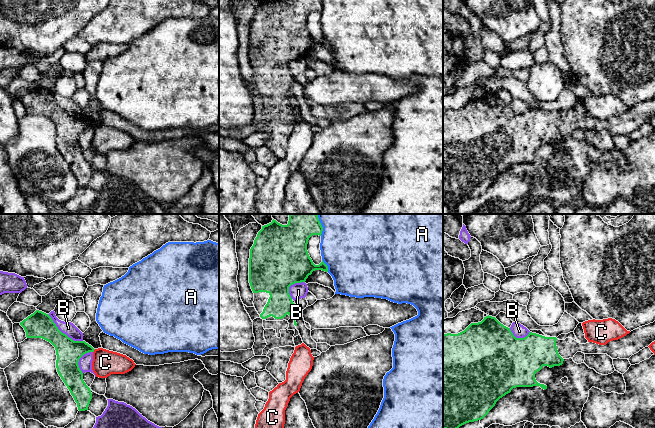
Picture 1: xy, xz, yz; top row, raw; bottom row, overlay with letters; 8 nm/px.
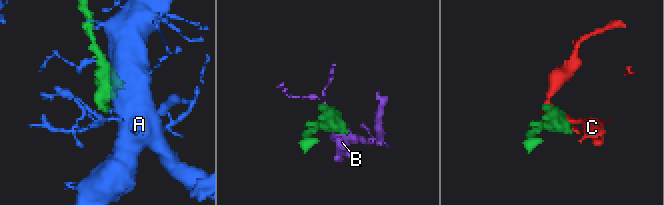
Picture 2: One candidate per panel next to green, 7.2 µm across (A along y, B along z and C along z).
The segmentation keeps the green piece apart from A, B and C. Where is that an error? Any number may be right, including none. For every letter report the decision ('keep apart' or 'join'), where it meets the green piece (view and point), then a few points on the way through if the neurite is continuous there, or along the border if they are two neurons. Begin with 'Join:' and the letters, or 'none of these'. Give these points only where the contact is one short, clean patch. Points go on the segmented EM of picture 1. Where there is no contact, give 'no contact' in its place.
Join: none of these
A: keep apart; meets green in xz at (326, 265)
B: keep apart; meets green in xy at (63, 333)
C: keep apart; meets green in xy at (93, 351)

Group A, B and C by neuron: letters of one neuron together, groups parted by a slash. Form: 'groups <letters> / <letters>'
groups A / B / C

